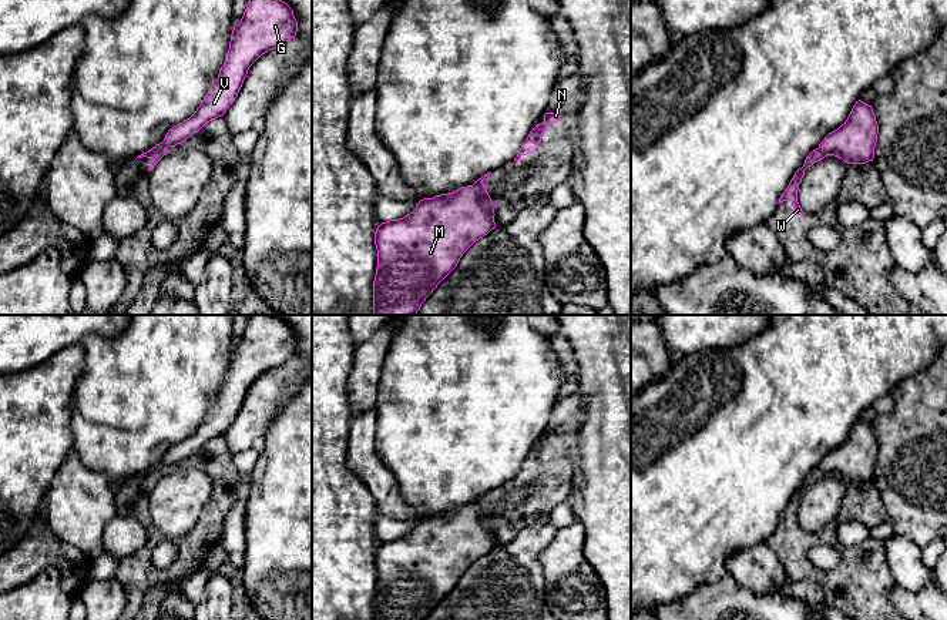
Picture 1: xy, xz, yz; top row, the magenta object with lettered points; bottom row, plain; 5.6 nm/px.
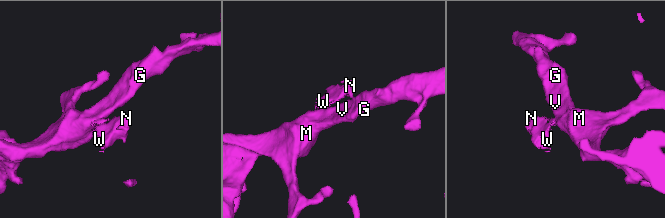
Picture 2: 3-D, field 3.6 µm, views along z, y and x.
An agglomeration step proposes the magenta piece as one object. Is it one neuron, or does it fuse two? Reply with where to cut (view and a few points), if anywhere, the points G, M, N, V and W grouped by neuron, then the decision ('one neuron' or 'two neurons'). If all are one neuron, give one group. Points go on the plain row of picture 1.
cut xy (164, 468), (150, 471), (145, 475); groups G M V / N W; two neurons

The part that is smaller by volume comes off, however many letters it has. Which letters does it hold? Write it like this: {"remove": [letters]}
{"remove": ["N", "W"]}

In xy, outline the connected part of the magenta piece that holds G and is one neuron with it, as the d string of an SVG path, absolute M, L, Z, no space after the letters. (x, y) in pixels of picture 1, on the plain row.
M251 315L241 341L234 345L229 369L226 372L225 382L219 389L218 398L212 402L197 430L189 438L169 448L162 462L137 477L147 476L150 472L165 469L168 466L175 466L198 452L211 439L222 436L226 428L238 416L249 386L262 373L281 366L295 356L296 351L298 341L293 335L293 329L285 321L273 315Z

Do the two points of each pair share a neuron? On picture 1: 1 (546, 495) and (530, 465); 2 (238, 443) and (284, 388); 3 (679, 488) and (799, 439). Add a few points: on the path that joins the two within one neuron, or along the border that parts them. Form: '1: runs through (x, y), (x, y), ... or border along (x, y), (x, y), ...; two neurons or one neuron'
1: runs through (546, 488), (546, 481), (537, 472); one neuron
2: runs through (247, 429), (269, 402); one neuron
3: runs through (709, 458), (728, 439), (769, 439); one neuron

